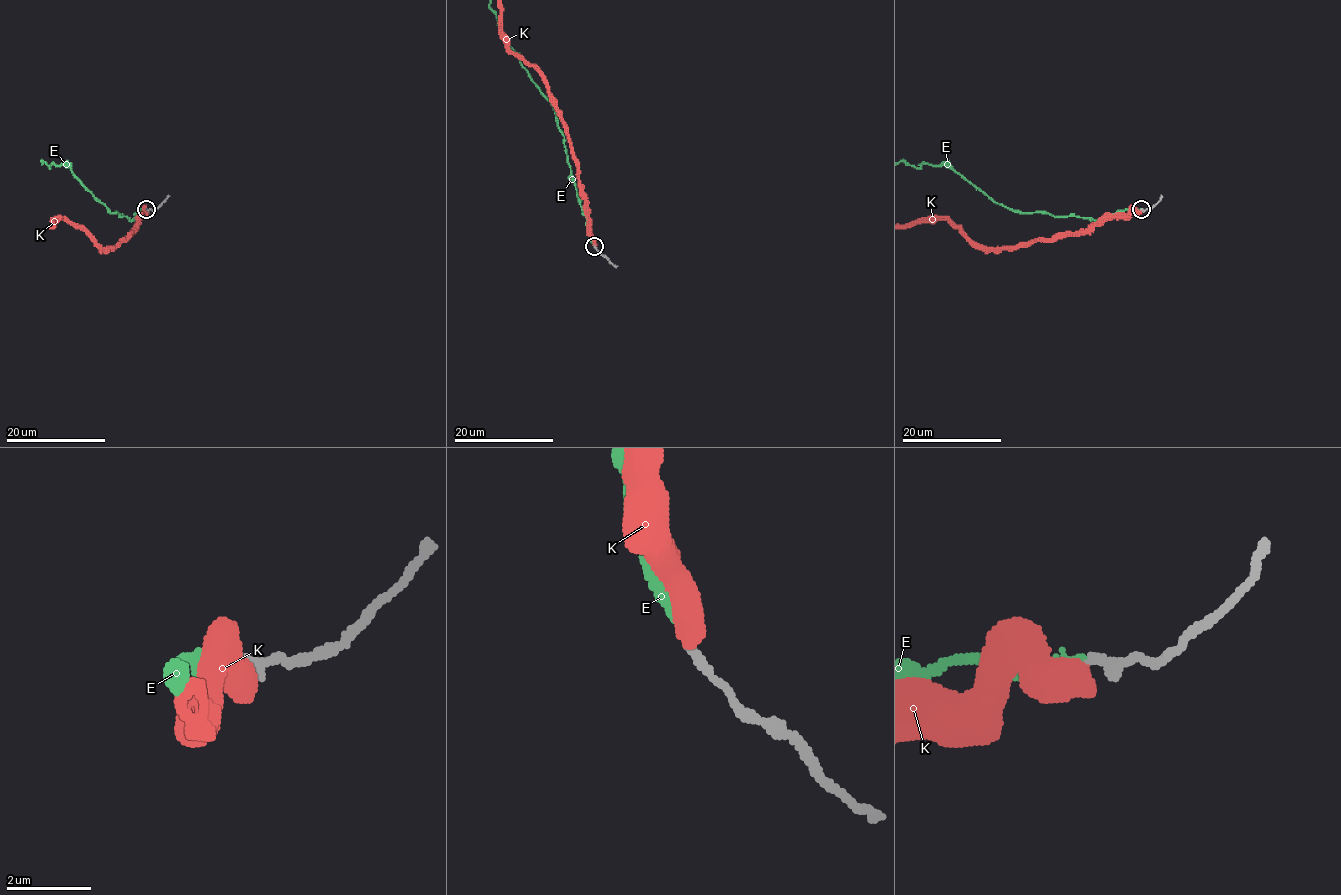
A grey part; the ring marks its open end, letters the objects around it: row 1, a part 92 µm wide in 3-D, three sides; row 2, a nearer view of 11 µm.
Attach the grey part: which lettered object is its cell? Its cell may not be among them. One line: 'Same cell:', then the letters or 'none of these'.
Same cell: E

